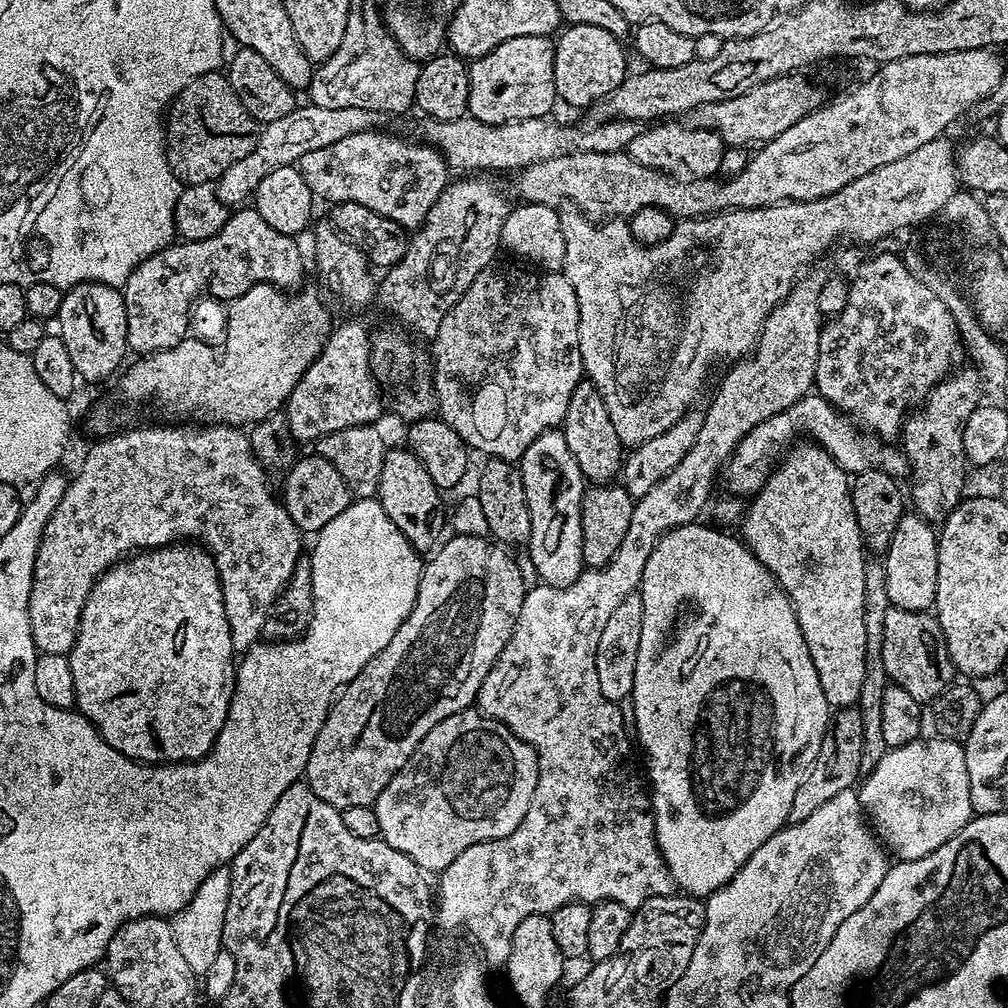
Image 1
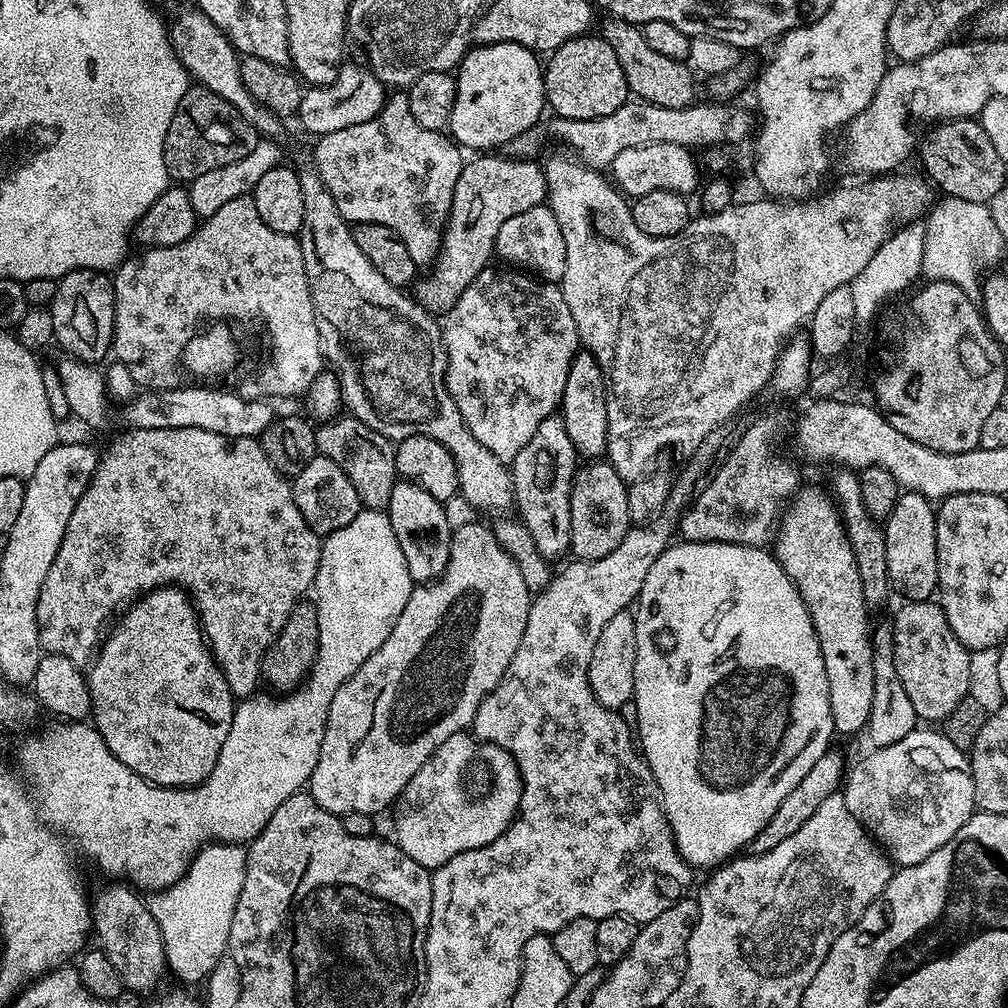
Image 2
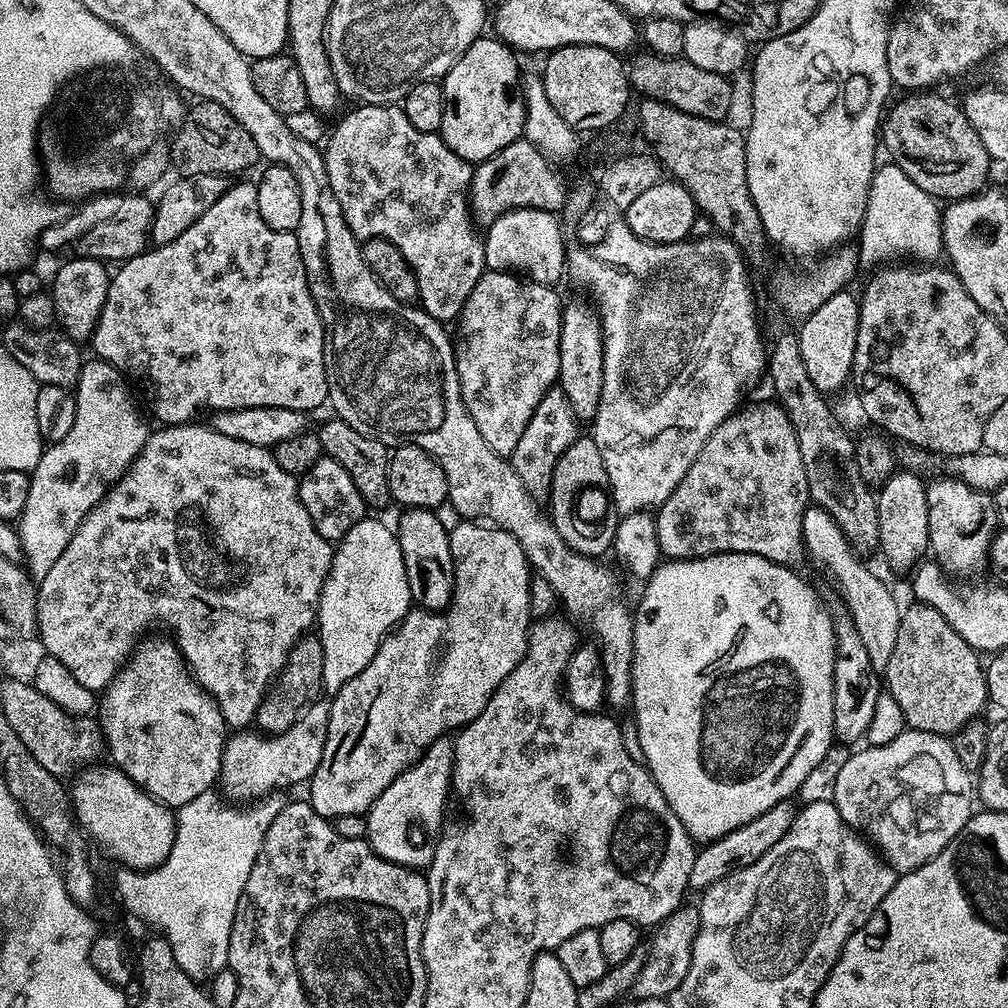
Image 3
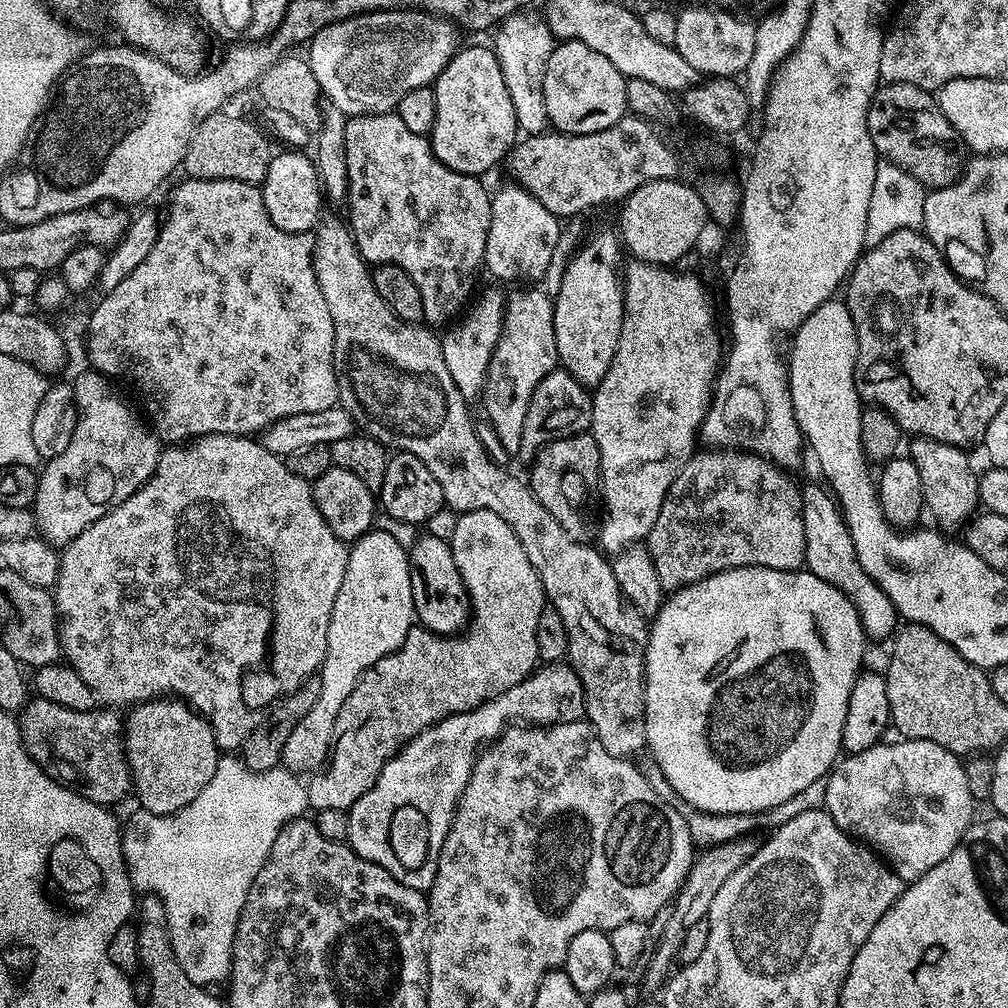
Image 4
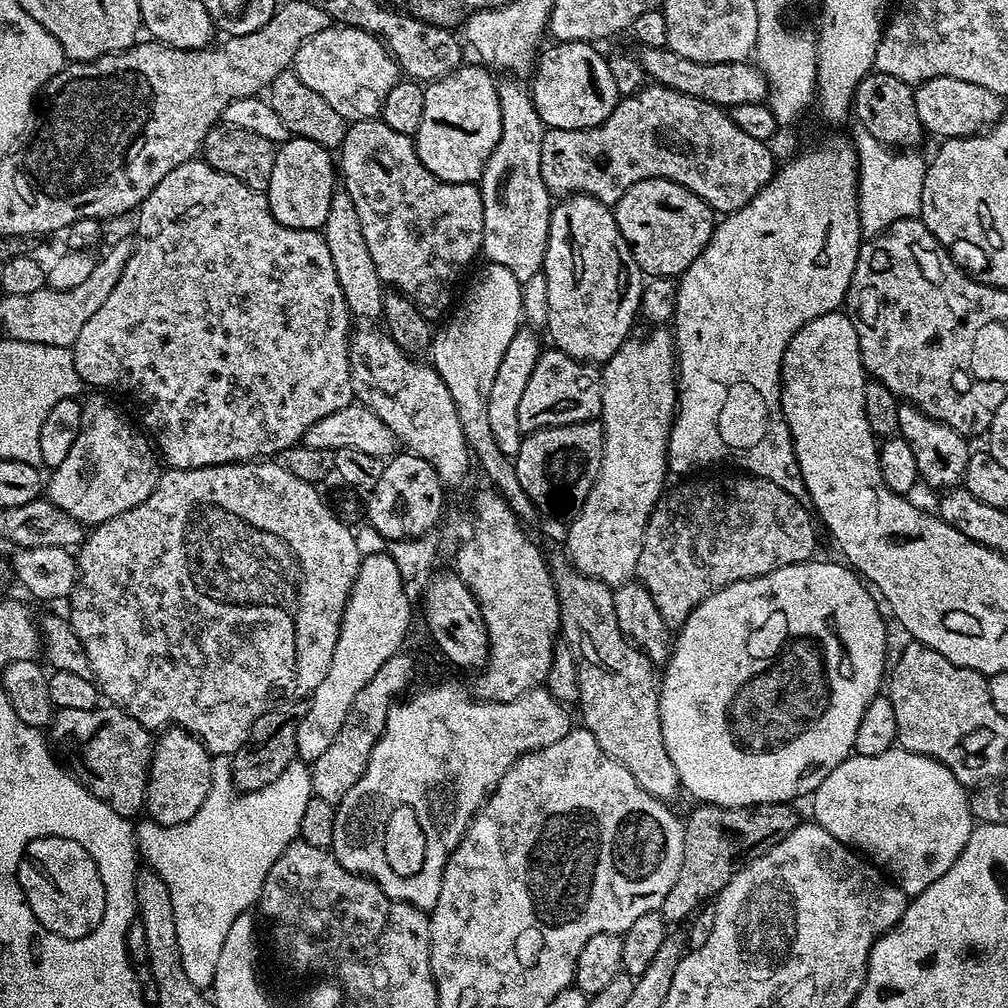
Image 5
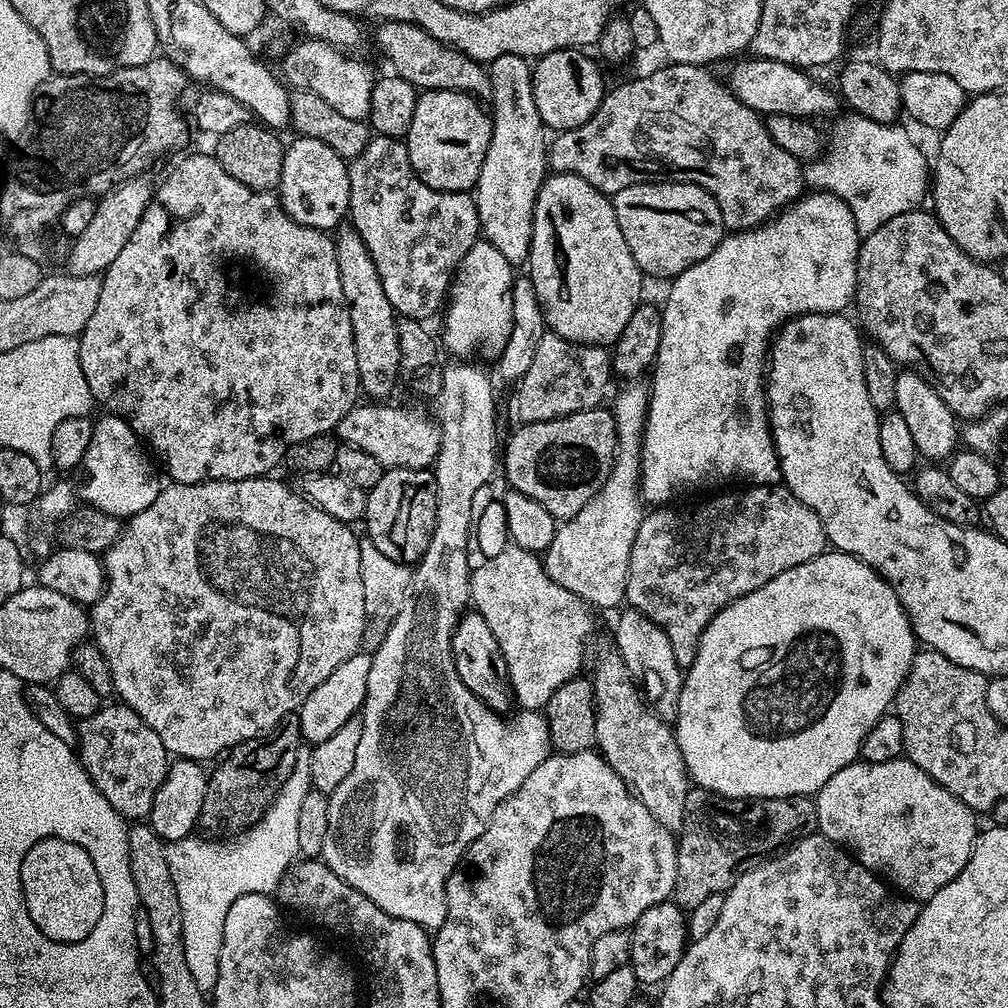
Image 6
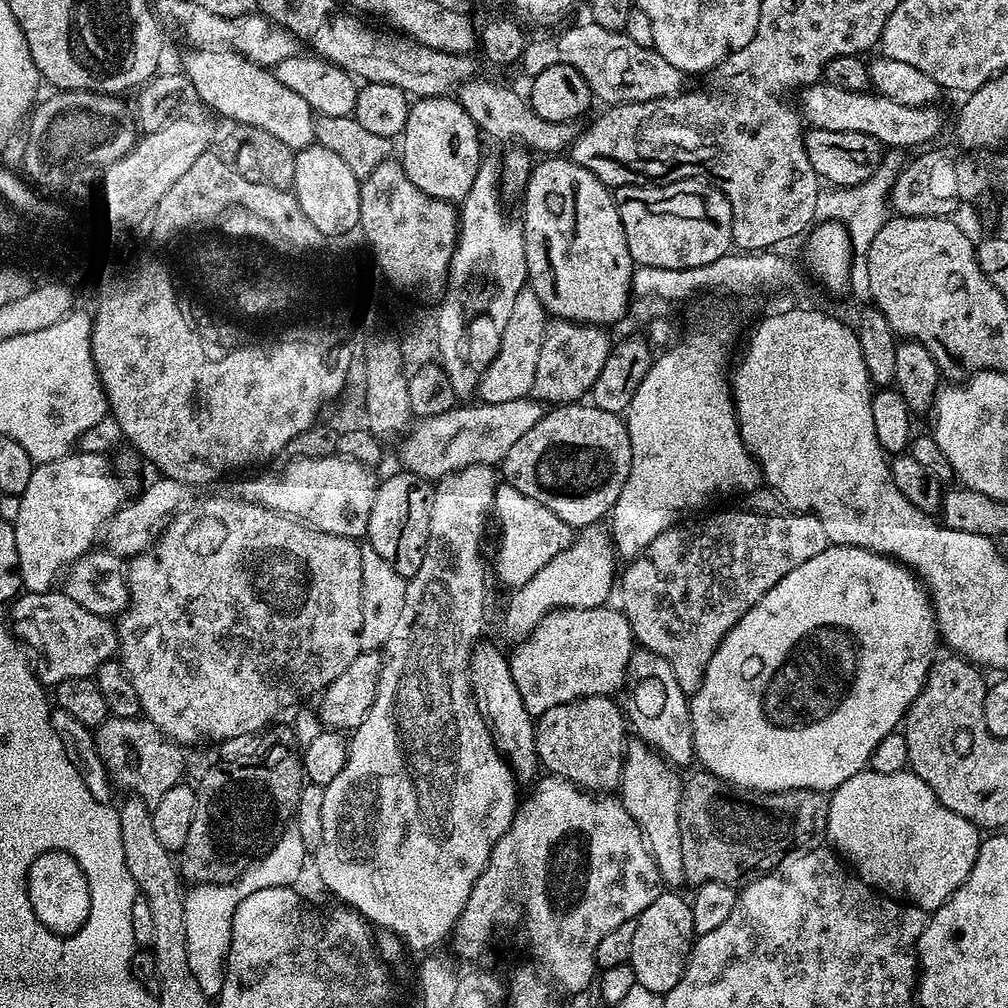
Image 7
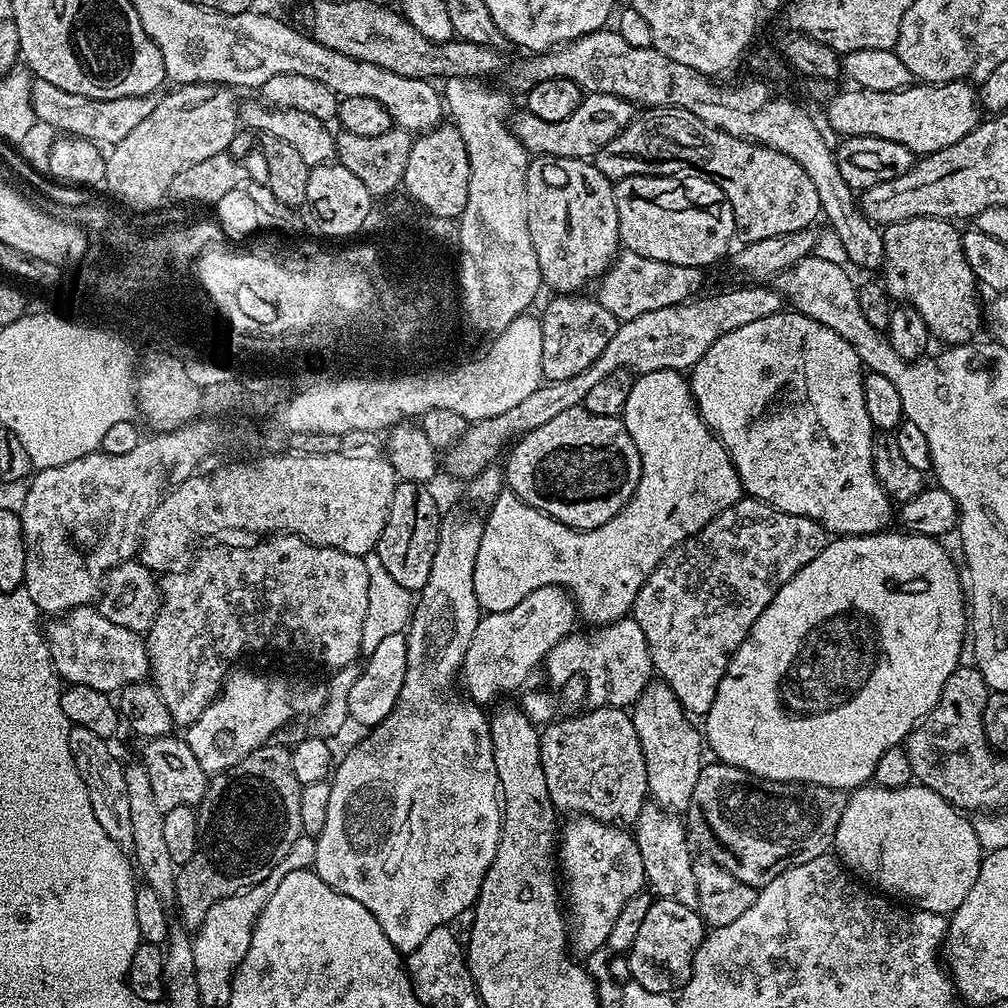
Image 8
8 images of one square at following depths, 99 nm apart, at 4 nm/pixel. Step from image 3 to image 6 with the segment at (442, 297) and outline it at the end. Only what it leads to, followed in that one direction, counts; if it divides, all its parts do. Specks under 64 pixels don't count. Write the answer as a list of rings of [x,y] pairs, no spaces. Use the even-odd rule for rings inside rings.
[[[373,135],[366,150],[348,164],[350,174],[351,227],[366,242],[374,266],[378,266],[378,278],[382,278],[382,290],[390,298],[390,306],[397,317],[428,322],[428,319],[445,307],[449,288],[456,268],[474,244],[481,239],[480,219],[475,195],[471,191],[443,192],[433,190],[416,176],[408,157],[408,145],[395,136]]]

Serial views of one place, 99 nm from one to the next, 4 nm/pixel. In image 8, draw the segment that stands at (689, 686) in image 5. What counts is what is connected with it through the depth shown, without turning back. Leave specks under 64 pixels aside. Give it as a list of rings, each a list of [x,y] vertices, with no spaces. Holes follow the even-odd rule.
[[[903,530],[892,531],[829,539],[822,554],[818,554],[814,562],[806,562],[806,566],[802,566],[802,570],[798,570],[798,574],[794,574],[794,578],[790,578],[790,582],[786,582],[778,594],[774,594],[770,606],[762,610],[750,634],[730,658],[726,674],[718,684],[714,706],[710,706],[707,716],[703,717],[702,732],[711,755],[713,752],[717,761],[738,766],[763,780],[786,780],[798,784],[821,784],[855,790],[872,780],[874,766],[878,766],[882,754],[891,748],[901,747],[912,729],[930,715],[934,706],[938,706],[946,682],[961,667],[960,651],[963,648],[965,651],[966,633],[970,628],[962,572],[958,564],[956,569],[951,554],[940,545],[943,543],[937,537],[919,536],[916,532]]]

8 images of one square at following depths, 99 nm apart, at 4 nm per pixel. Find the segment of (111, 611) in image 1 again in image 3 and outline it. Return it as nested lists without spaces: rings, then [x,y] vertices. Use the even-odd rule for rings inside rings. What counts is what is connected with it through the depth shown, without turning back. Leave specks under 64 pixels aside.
[[[151,636],[137,643],[120,673],[99,697],[98,723],[104,731],[107,755],[112,755],[111,763],[126,773],[147,796],[178,810],[186,806],[186,802],[194,802],[198,794],[213,791],[215,784],[212,783],[221,779],[220,767],[230,729],[224,723],[218,702],[189,672],[184,655],[175,643]]]

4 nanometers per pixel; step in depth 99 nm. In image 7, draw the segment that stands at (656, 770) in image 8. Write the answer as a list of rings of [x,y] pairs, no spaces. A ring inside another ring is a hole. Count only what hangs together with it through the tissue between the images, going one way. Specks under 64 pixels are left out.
[[[637,647],[630,658],[626,692],[632,695],[632,709],[629,707],[626,712],[631,731],[643,740],[653,752],[664,757],[669,764],[681,766],[680,764],[693,763],[696,751],[692,741],[690,696],[689,693],[682,690],[682,686],[678,686],[678,678],[674,678],[674,670],[670,670],[670,662],[666,662],[666,658],[654,654],[649,648]]]

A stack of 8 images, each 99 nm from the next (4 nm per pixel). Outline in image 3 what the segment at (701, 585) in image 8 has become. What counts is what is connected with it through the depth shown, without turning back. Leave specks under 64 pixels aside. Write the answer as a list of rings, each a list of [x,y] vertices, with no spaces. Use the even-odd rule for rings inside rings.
[[[771,403],[766,405],[765,408],[756,408],[753,412],[743,412],[743,410],[740,410],[726,417],[718,426],[718,430],[714,430],[714,434],[710,434],[710,438],[706,438],[706,446],[702,446],[702,450],[698,450],[698,458],[694,458],[690,470],[686,470],[682,482],[678,482],[678,486],[674,486],[670,498],[666,498],[666,502],[660,505],[655,513],[658,546],[661,553],[668,560],[695,560],[698,556],[713,556],[723,552],[758,554],[775,564],[786,564],[789,566],[800,566],[796,564],[806,560],[804,535],[802,534],[802,518],[804,517],[805,510],[810,506],[808,483],[806,482],[806,466],[802,462],[802,450],[798,450],[796,431],[786,414],[786,410],[781,408],[779,403]]]

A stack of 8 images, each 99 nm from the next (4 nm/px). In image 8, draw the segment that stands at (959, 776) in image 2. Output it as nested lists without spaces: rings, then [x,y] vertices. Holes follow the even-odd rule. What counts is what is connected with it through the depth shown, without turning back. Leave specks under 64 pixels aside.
[[[915,782],[904,788],[861,786],[855,789],[846,802],[846,810],[842,810],[834,848],[845,869],[871,885],[877,893],[900,902],[917,900],[920,910],[943,914],[962,906],[966,894],[970,894],[970,886],[974,886],[978,878],[982,859],[975,823],[961,809],[934,794],[934,790]]]

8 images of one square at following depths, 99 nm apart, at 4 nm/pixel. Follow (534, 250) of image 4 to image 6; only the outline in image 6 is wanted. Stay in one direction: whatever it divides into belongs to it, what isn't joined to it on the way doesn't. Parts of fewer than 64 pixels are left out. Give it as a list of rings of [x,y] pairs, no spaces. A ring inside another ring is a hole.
[[[506,54],[492,61],[490,75],[492,77],[492,94],[490,115],[492,117],[492,137],[486,150],[486,158],[482,162],[482,170],[478,174],[478,182],[474,189],[480,230],[485,241],[492,243],[513,266],[523,265],[530,254],[530,238],[534,230],[534,206],[538,198],[538,190],[544,184],[549,171],[549,141],[544,141],[546,129],[538,114],[538,106],[534,106],[534,90],[532,89],[533,65],[523,56]]]

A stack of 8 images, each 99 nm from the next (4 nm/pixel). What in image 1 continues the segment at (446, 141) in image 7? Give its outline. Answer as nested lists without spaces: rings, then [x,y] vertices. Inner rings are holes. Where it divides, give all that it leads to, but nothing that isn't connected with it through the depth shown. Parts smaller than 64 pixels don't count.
[[[547,36],[510,38],[510,42],[502,42],[502,46],[494,46],[490,54],[480,56],[468,64],[470,98],[467,115],[487,124],[513,124],[519,120],[539,120],[547,117],[548,111],[558,104],[554,82],[555,58],[556,50],[553,41]]]

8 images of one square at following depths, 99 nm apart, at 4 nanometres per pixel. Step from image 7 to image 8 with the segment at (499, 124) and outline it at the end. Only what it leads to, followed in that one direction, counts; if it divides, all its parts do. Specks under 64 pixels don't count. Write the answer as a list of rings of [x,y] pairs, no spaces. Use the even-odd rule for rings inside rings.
[[[590,92],[581,99],[578,110],[574,110],[570,118],[562,118],[562,122],[545,122],[543,118],[538,118],[538,114],[530,114],[527,110],[520,110],[516,114],[510,120],[512,133],[533,157],[557,156],[588,160],[595,157],[596,152],[602,150],[606,142],[610,142],[610,138],[626,130],[634,115],[634,105],[614,94]]]

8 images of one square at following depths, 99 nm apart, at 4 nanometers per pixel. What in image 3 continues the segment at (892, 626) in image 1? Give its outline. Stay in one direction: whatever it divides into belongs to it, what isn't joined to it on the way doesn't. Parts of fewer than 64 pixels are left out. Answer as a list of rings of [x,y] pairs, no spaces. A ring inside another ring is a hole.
[[[912,602],[901,611],[898,642],[884,676],[887,691],[902,706],[905,725],[911,731],[951,738],[977,719],[989,703],[984,670],[981,653],[971,648],[938,610]]]

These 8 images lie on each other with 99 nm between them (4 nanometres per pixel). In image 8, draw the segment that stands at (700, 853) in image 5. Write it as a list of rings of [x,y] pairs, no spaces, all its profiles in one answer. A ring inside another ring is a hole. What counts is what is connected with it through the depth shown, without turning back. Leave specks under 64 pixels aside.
[[[708,762],[700,771],[698,786],[694,786],[692,808],[700,815],[708,831],[704,836],[708,843],[707,859],[722,866],[722,870],[734,874],[738,882],[746,882],[751,888],[759,890],[770,883],[781,865],[810,862],[810,858],[826,856],[833,851],[838,822],[842,822],[842,810],[846,810],[848,798],[849,793],[842,788],[798,784],[786,780],[763,780],[733,764]]]

